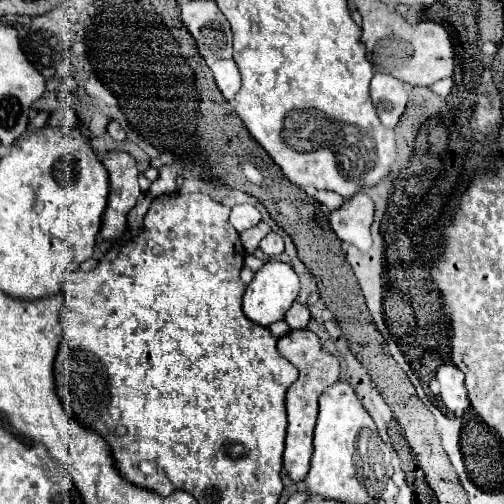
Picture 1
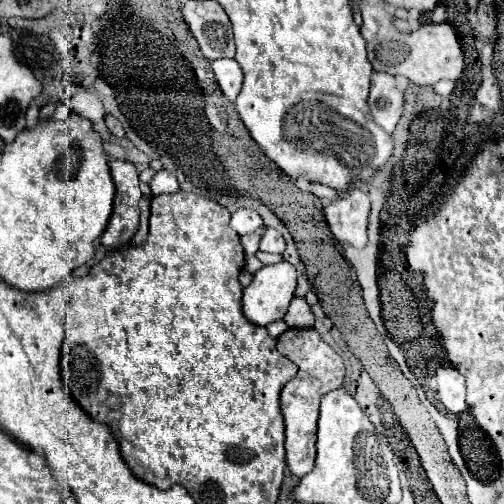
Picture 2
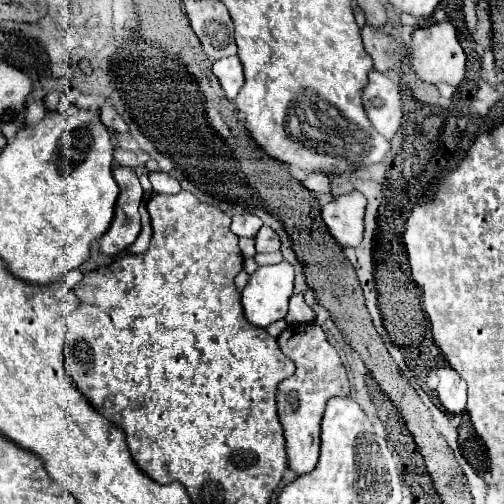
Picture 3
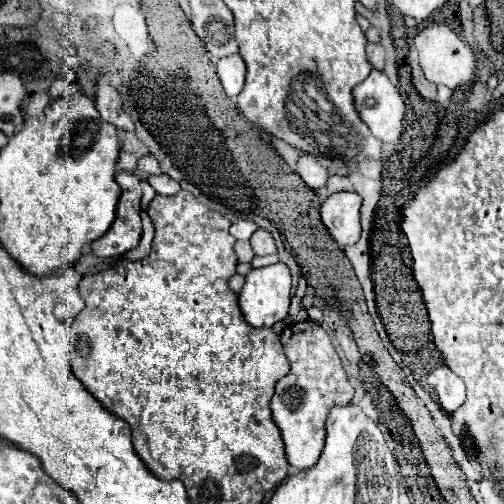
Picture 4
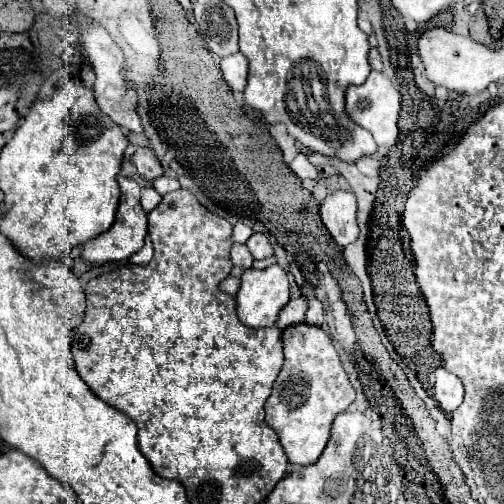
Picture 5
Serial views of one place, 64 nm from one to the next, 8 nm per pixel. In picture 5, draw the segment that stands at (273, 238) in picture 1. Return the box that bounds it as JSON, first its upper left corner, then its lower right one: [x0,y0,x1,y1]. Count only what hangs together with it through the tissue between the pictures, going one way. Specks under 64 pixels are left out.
[246,232,274,260]

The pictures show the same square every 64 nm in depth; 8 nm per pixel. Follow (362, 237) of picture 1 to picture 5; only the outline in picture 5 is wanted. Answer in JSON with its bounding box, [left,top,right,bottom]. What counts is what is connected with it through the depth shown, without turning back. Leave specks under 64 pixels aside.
[320,192,358,248]

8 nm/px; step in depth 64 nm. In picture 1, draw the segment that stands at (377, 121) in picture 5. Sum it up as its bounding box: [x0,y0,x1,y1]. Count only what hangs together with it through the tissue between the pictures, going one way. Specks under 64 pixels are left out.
[370,74,406,128]

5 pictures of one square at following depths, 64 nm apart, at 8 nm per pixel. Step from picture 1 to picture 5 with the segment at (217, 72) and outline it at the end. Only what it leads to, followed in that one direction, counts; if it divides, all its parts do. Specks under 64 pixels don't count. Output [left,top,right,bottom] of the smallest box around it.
[220,54,248,90]

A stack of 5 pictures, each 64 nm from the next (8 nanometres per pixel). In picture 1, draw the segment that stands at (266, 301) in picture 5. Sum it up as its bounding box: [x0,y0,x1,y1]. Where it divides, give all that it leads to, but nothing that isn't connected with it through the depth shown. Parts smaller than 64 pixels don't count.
[242,260,300,326]

